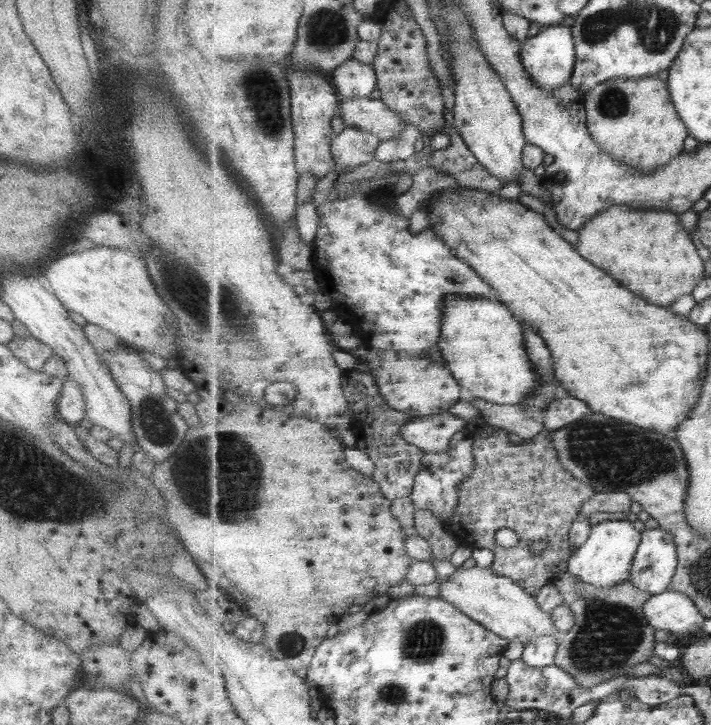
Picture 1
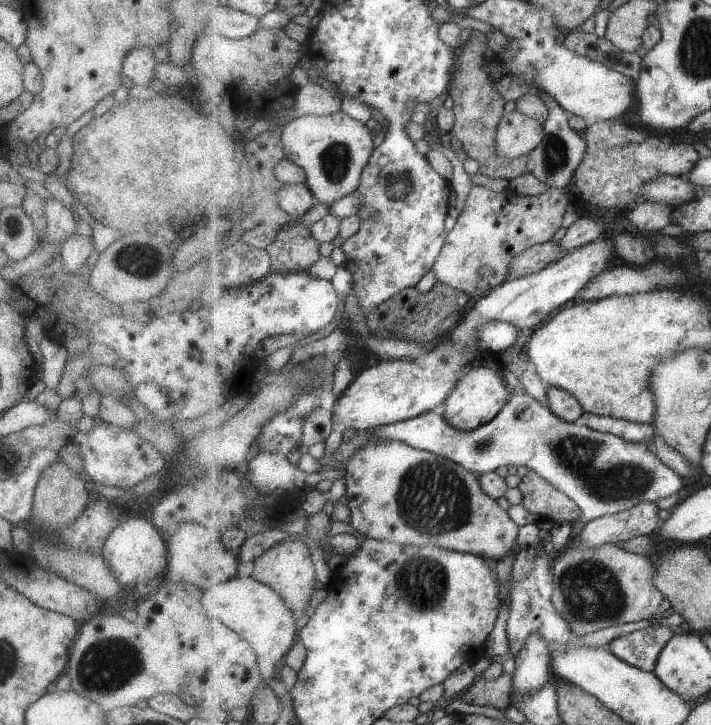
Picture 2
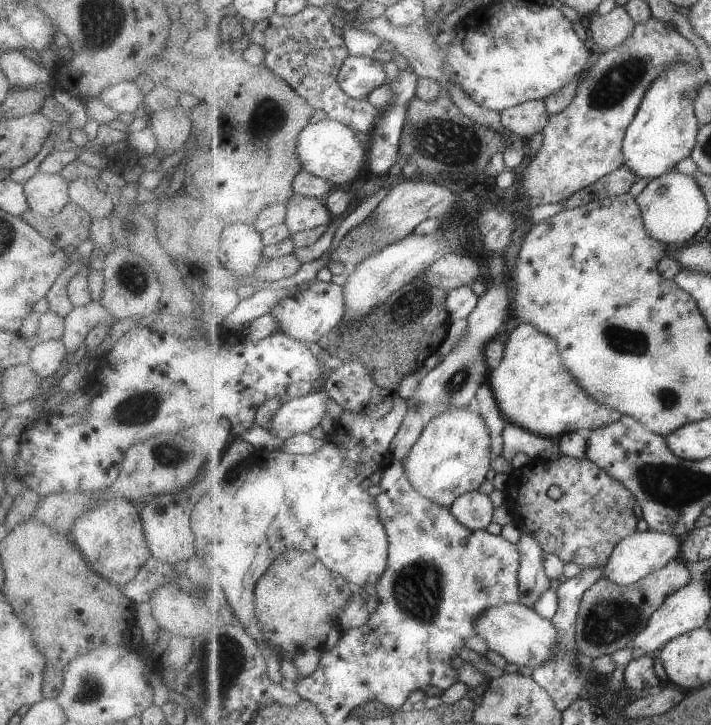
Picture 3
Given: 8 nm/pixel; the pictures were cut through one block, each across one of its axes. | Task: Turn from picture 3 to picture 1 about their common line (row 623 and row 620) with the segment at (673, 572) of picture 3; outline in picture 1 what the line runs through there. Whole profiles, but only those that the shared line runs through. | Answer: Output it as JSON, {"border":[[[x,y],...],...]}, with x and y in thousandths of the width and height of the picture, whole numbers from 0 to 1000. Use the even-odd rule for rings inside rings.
{"border":[[[800,783],[789,792],[778,792],[769,807],[781,807],[789,815],[795,823],[793,832],[810,850],[810,863],[785,879],[782,919],[806,932],[812,945],[834,949],[879,934],[882,924],[896,916],[910,916],[916,902],[921,902],[921,868],[909,857],[904,843],[916,818],[899,812],[887,801],[873,803],[862,811],[817,803],[800,789]]]}

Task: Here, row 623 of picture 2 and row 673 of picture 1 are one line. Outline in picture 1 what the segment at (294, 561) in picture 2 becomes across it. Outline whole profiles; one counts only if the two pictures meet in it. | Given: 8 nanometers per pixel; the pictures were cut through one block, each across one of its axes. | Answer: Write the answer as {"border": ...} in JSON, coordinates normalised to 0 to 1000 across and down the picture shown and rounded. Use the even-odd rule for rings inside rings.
{"border":[[[331,549],[331,563],[325,571],[314,574],[308,582],[297,579],[266,589],[260,606],[249,615],[249,621],[225,639],[219,639],[214,654],[210,657],[218,673],[231,687],[232,710],[236,724],[250,738],[260,759],[281,783],[284,792],[300,797],[314,792],[314,801],[328,815],[342,812],[347,819],[343,834],[345,843],[359,852],[364,852],[373,863],[373,876],[368,888],[390,909],[398,909],[422,935],[432,935],[435,921],[447,892],[459,883],[463,866],[477,858],[477,852],[488,844],[488,839],[499,833],[511,834],[525,828],[533,819],[543,819],[547,811],[572,800],[581,771],[574,764],[572,738],[564,721],[551,705],[551,691],[539,684],[539,676],[527,661],[508,654],[494,646],[485,634],[485,618],[480,610],[446,579],[435,578],[421,570],[411,568],[405,560],[395,563],[367,561],[353,552]]]}

